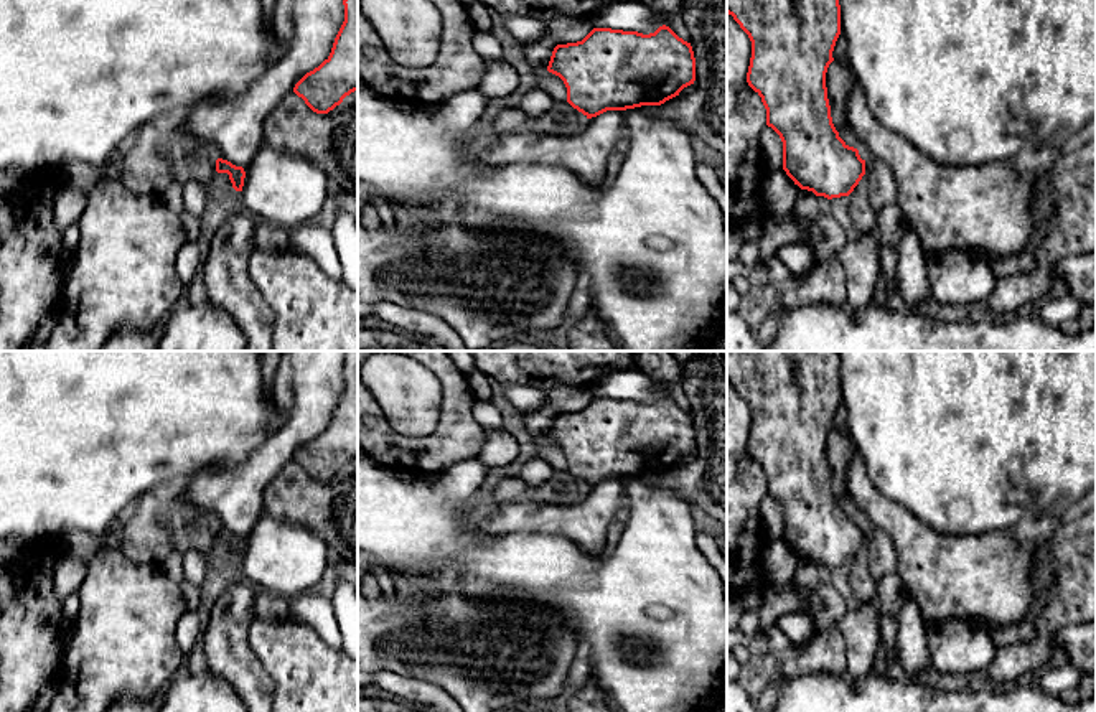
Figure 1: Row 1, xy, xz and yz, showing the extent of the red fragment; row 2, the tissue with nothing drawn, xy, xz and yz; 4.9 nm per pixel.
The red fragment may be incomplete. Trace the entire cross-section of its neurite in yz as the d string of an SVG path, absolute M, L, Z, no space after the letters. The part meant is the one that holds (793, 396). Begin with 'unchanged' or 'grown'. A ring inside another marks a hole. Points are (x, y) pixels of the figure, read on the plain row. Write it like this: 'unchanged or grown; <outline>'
unchanged; M727 351L727 382L752 410L747 452L761 466L766 494L783 511L783 539L794 554L816 565L849 565L865 544L865 529L839 506L827 468L826 442L841 404L839 351Z

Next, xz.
unchanged; M663 394L654 402L593 397L582 410L557 414L547 440L567 457L567 471L587 488L607 480L661 475L696 450L696 427L691 412Z

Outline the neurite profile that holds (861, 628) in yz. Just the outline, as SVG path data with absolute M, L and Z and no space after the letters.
M878 595L872 602L855 605L839 623L847 646L847 672L864 677L874 672L875 651L880 641L882 603Z

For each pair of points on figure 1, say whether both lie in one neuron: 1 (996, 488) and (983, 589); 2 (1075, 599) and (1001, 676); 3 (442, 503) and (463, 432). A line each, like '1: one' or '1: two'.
1: two
2: one
3: two

